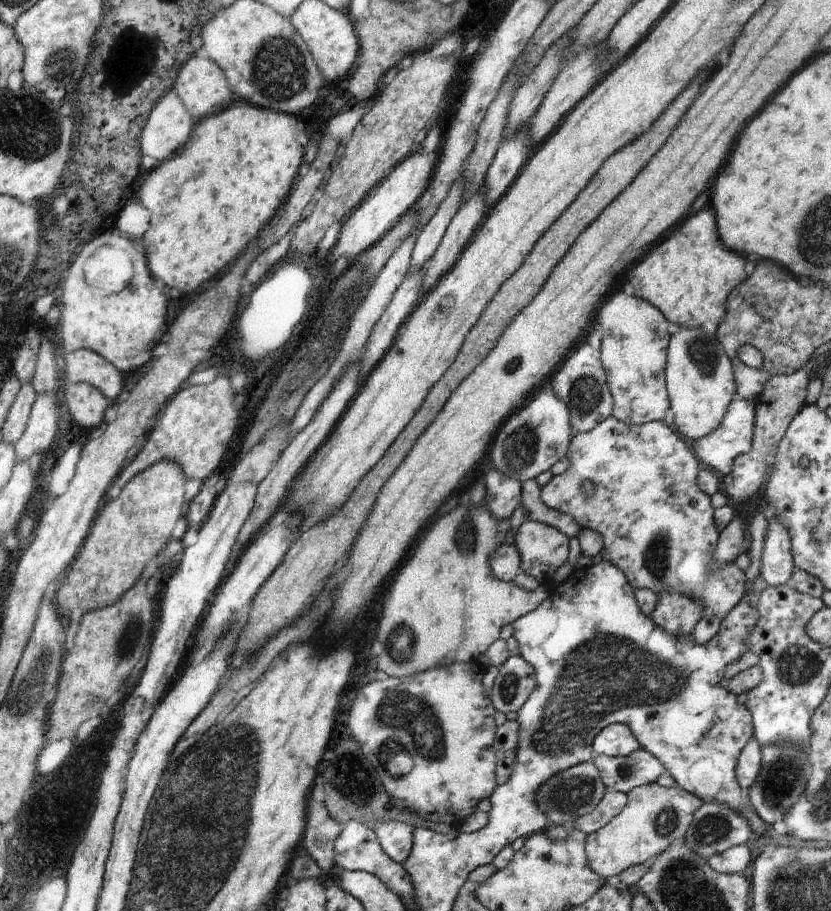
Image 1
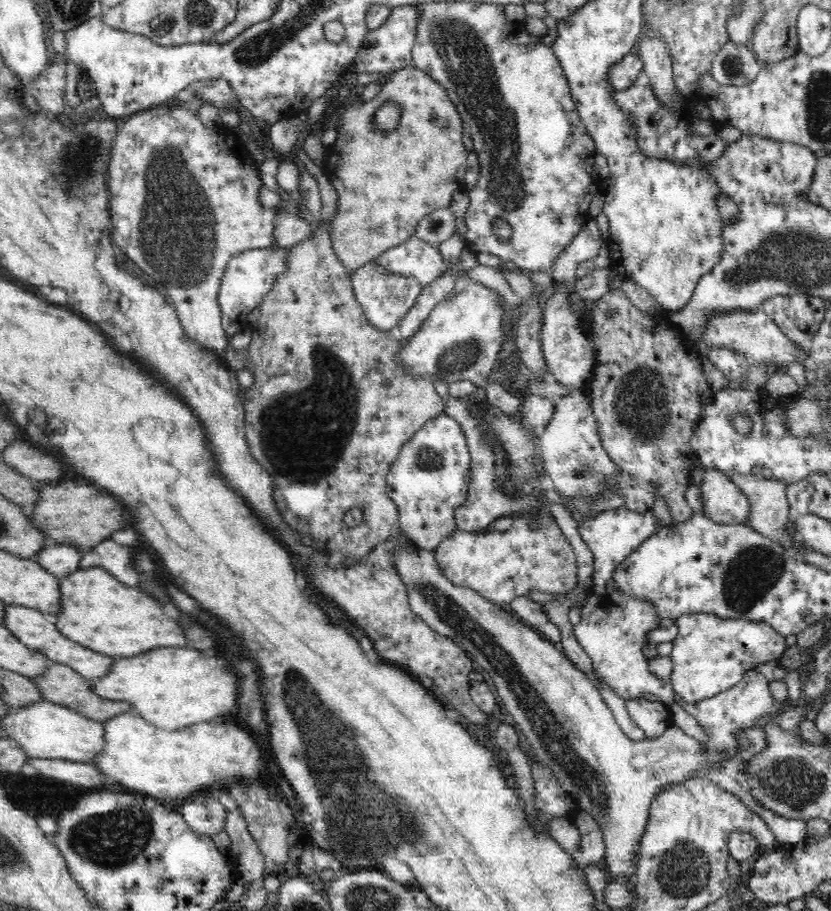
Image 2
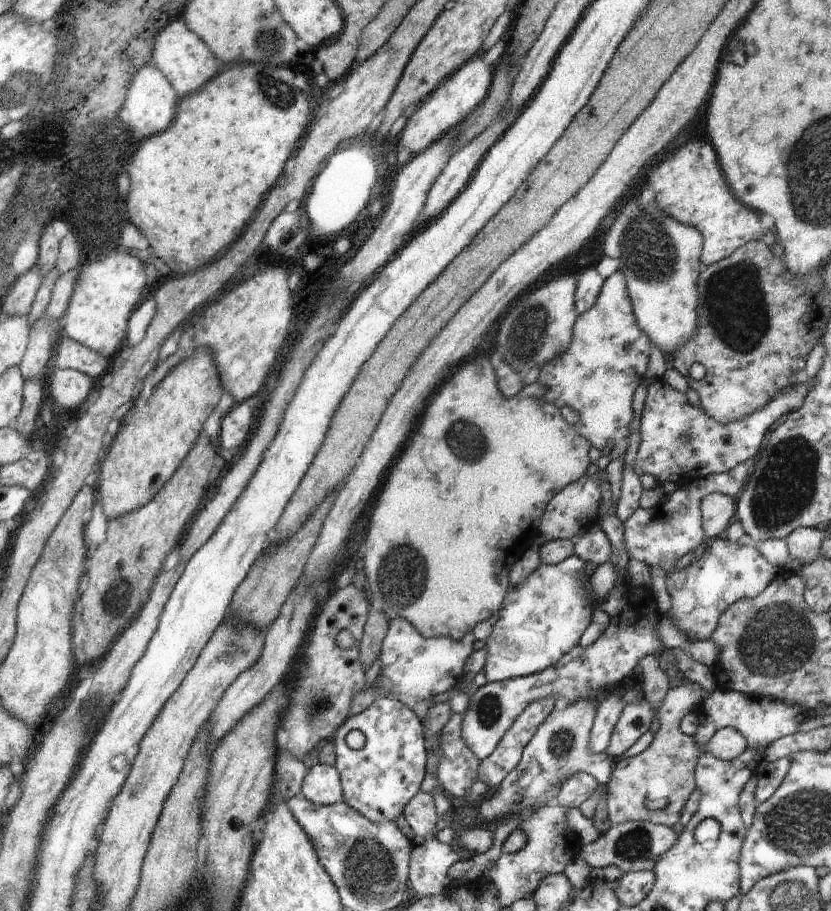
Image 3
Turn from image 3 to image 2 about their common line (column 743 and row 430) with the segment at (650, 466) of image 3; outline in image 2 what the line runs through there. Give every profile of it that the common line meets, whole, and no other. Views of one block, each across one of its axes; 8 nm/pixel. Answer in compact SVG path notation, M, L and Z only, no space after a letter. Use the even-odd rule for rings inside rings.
M446 414L432 418L414 433L386 474L386 489L397 506L397 526L420 549L434 551L459 527L456 508L468 498L470 451L460 424Z

